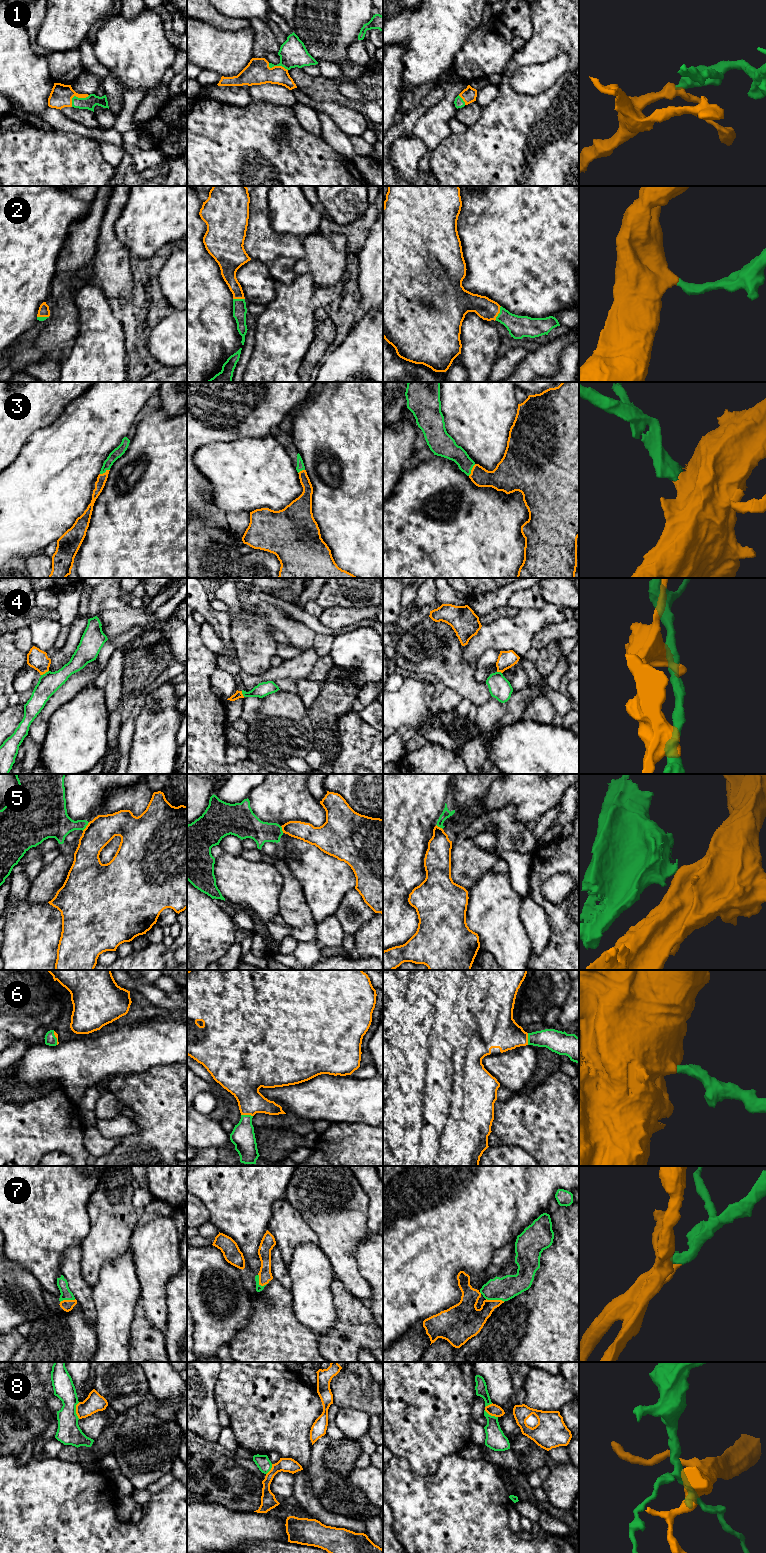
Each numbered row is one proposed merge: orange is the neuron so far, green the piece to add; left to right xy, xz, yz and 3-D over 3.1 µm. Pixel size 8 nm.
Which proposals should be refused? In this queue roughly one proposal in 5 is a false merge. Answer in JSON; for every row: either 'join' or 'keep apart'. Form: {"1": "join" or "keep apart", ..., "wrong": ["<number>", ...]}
{"1": "join", "2": "join", "3": "join", "4": "keep apart", "5": "keep apart", "6": "join", "7": "join", "8": "keep apart", "wrong": ["4", "5", "8"]}

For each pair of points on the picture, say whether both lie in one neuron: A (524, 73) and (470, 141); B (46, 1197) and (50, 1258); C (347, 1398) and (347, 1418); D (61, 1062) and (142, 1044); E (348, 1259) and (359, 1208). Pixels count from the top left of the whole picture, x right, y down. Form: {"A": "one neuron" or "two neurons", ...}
{"A": "two neurons", "B": "one neuron", "C": "two neurons", "D": "one neuron", "E": "one neuron"}

